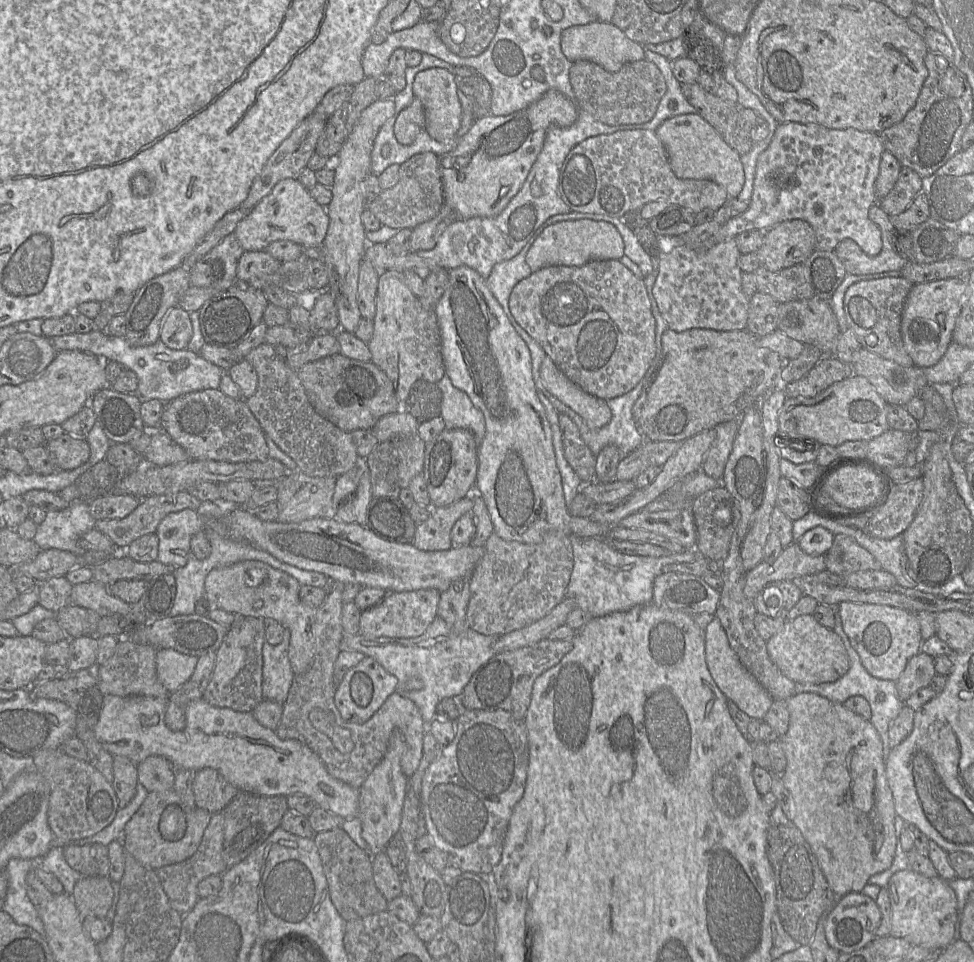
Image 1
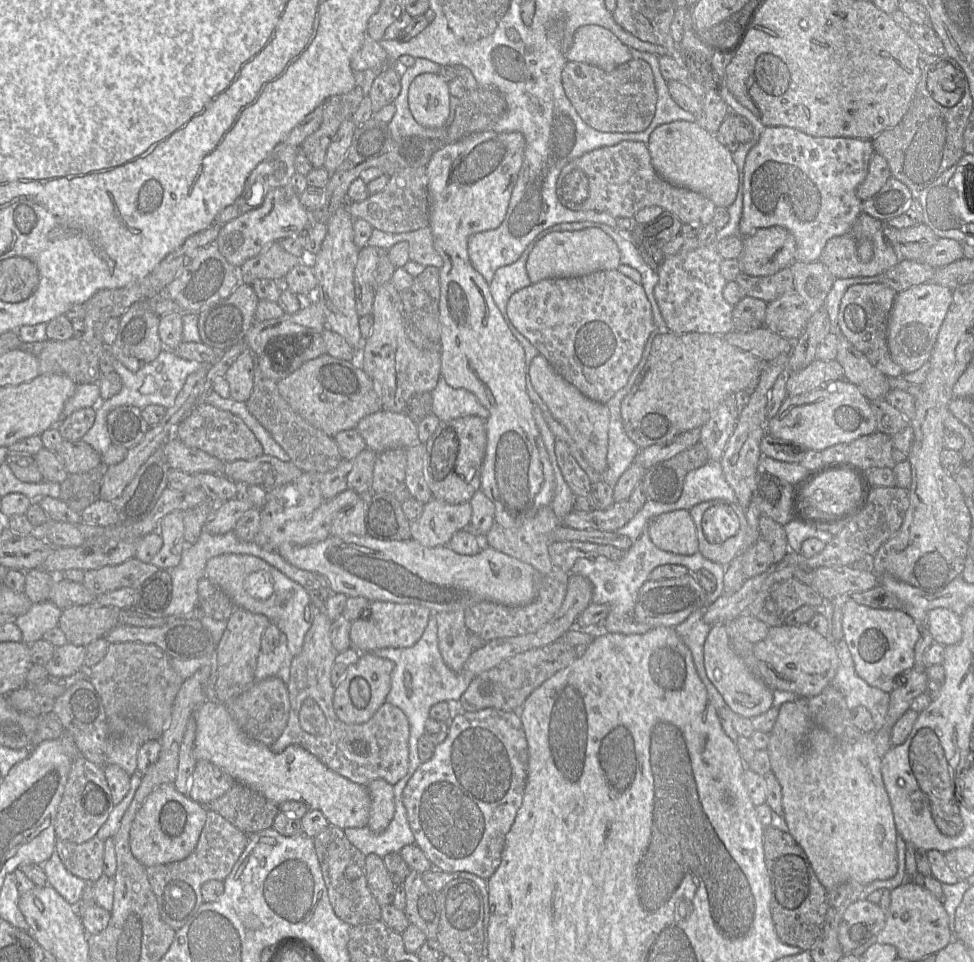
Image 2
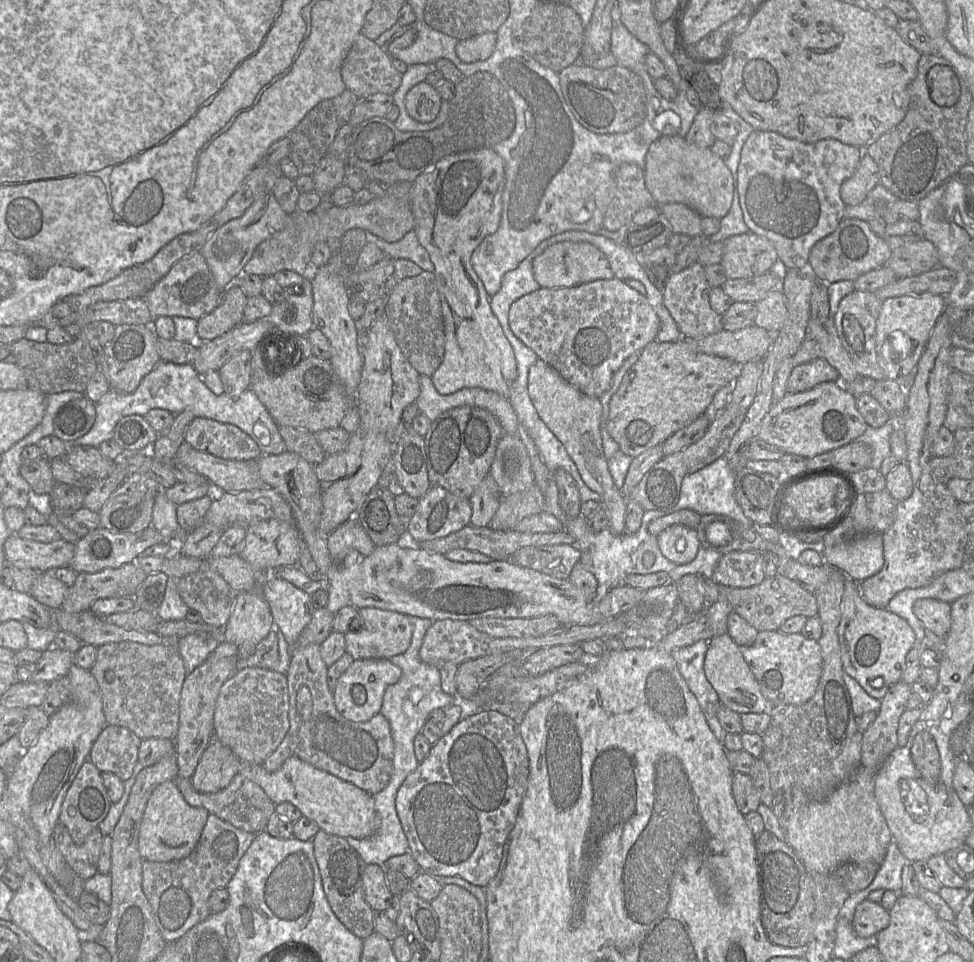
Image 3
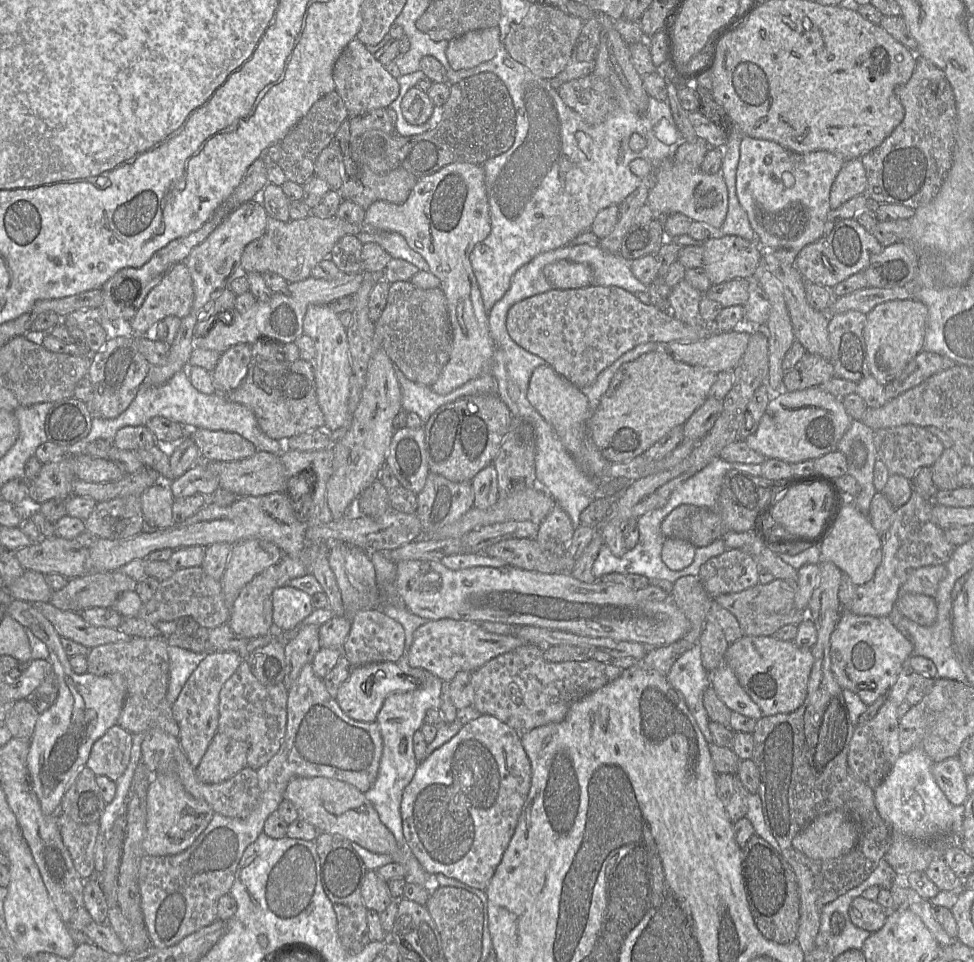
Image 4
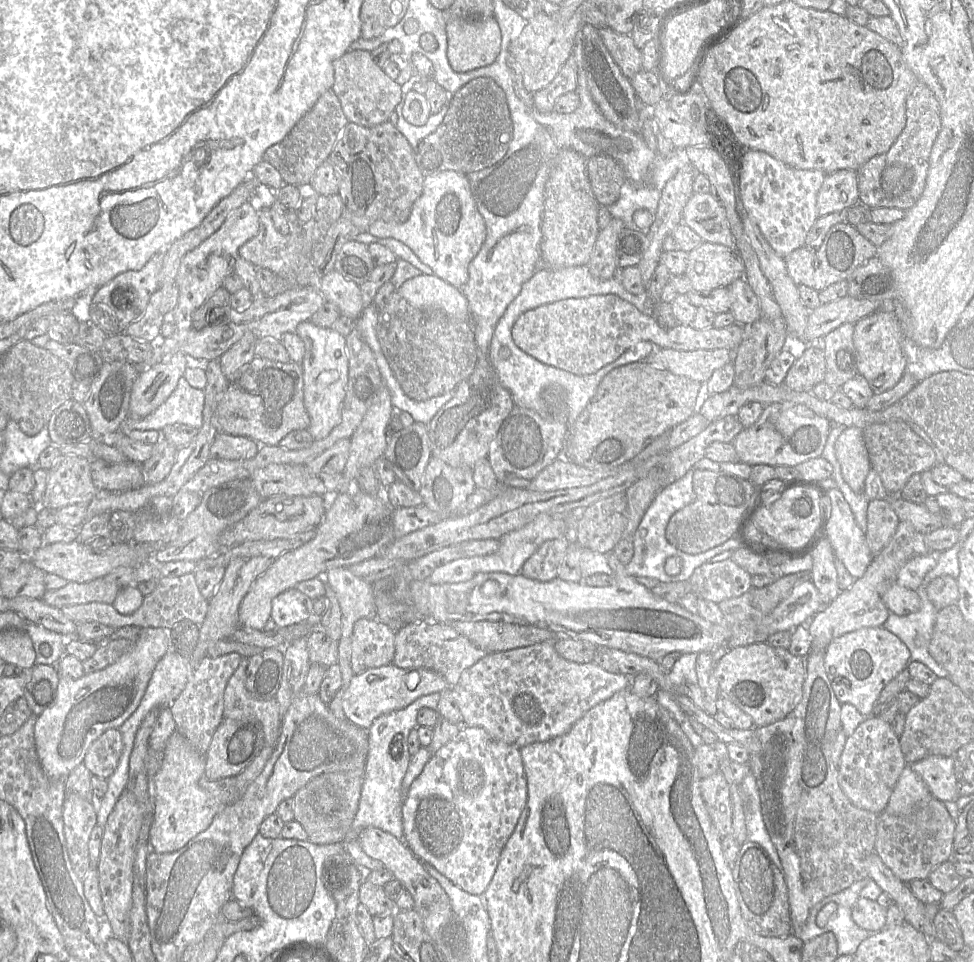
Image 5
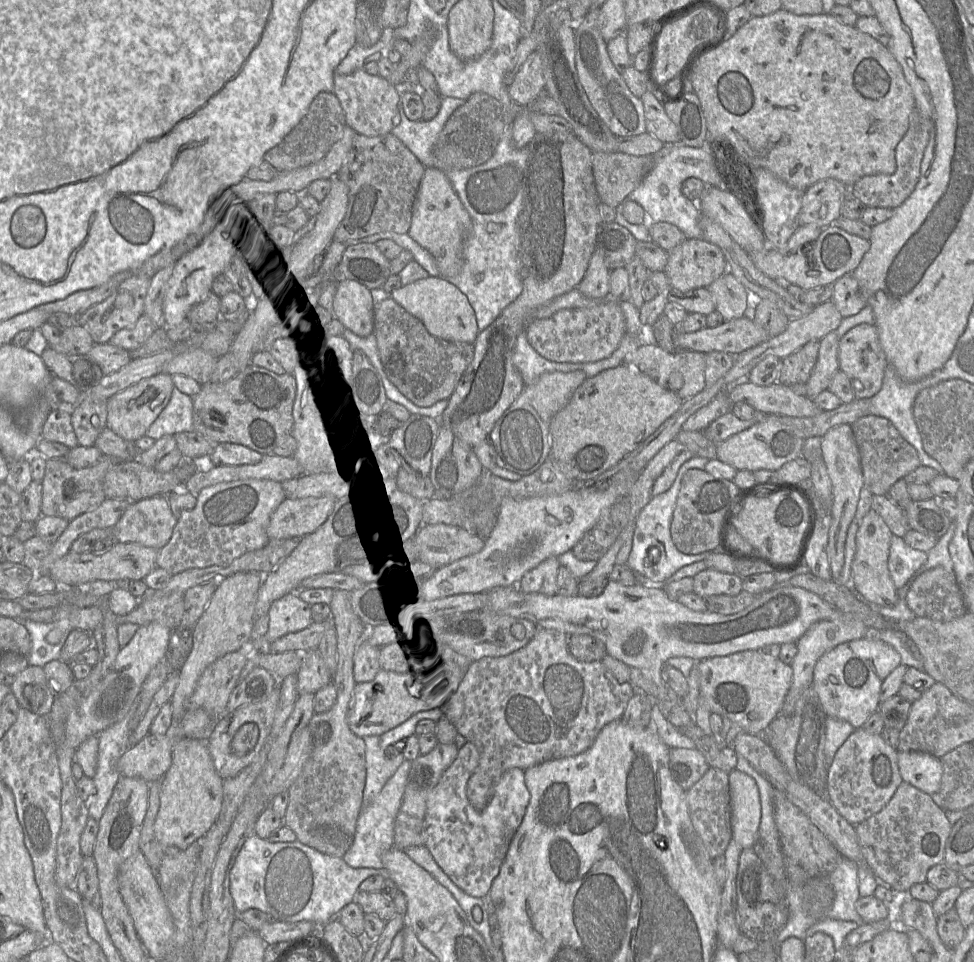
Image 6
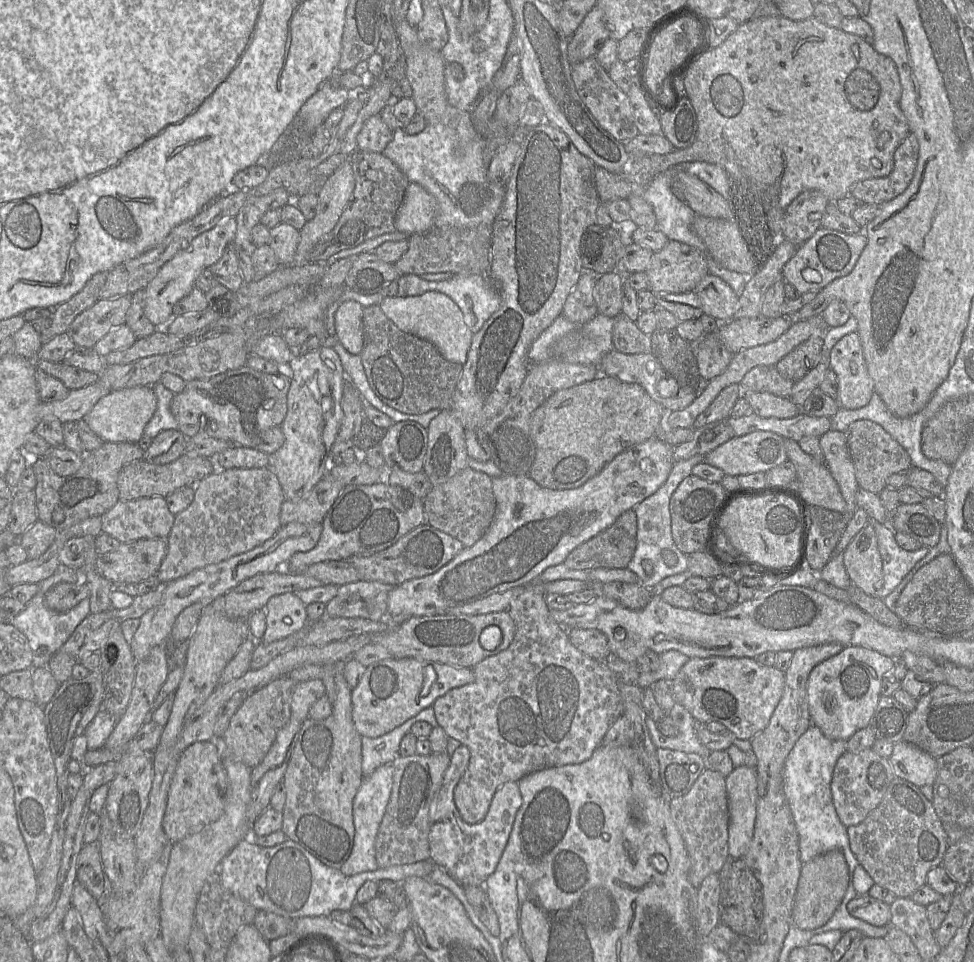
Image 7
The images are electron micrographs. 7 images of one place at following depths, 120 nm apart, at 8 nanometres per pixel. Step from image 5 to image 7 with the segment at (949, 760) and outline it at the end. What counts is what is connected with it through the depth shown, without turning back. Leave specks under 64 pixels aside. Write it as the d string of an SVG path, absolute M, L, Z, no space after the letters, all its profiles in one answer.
M901 740L894 743L888 758L894 774L921 787L932 785L937 776L936 758L909 742Z

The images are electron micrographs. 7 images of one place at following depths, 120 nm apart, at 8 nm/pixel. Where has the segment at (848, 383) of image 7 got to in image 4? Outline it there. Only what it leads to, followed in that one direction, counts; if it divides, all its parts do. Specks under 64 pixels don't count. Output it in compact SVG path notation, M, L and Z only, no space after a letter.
M915 299L895 300L881 303L874 307L866 318L864 339L866 343L868 367L871 375L883 386L897 379L909 362L923 350L924 337L928 320L928 308Z

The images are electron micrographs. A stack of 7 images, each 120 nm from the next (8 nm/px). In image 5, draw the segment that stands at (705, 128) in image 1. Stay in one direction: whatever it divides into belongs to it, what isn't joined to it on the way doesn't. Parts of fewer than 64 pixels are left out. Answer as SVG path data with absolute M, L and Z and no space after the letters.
M711 192L691 195L683 209L682 222L703 241L721 244L737 251L726 211Z

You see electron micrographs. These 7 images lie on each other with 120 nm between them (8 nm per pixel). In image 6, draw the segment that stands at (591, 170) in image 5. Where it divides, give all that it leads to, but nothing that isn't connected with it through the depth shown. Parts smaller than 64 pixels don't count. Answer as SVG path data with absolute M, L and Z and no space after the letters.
M594 152L593 176L601 202L616 209L653 167L653 155Z

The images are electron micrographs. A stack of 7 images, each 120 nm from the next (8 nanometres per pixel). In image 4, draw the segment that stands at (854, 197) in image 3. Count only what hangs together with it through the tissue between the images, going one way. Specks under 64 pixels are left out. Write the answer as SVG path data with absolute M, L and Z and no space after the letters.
M860 159L845 161L837 174L830 190L830 207L832 210L848 200L865 194L867 177Z

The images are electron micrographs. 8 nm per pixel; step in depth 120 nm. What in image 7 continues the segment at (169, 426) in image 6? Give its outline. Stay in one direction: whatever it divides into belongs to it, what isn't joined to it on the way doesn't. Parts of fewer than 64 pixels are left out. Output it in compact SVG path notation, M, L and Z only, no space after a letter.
M156 382L150 387L152 387L157 397L157 408L151 420L144 428L144 436L153 439L164 430L178 429L178 423L170 411L170 404L174 393L160 382Z

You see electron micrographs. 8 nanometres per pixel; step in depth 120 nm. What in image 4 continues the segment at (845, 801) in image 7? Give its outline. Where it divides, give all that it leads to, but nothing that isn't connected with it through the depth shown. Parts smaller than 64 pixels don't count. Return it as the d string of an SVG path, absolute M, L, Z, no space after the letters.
M888 697L873 719L858 724L849 745L848 765L857 778L875 790L892 770L902 754L899 742L899 718L896 705Z

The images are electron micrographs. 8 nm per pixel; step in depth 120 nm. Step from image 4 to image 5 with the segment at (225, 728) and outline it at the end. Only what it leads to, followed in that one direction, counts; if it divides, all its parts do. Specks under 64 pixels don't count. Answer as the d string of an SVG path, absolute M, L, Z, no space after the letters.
M242 658L227 682L224 691L224 719L257 720L264 732L264 747L275 748L282 724L279 704L274 697L258 700L247 691L245 687L247 665L247 658Z

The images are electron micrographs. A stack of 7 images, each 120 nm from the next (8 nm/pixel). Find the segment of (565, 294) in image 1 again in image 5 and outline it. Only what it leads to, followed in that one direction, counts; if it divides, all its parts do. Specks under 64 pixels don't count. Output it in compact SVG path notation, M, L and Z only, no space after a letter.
M605 294L568 298L528 310L517 319L511 334L521 350L540 362L576 375L589 375L618 359L640 341L679 351L722 348L734 351L745 332L746 327L737 323L702 330L679 323L672 328L663 328L651 313L640 311L617 295Z

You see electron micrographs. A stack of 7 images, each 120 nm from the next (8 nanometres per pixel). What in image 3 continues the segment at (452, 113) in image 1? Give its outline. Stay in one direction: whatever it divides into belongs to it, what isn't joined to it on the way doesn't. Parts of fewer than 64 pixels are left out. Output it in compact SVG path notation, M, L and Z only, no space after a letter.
M426 81L412 87L405 100L406 110L416 121L428 123L433 121L442 104L442 98L437 89Z

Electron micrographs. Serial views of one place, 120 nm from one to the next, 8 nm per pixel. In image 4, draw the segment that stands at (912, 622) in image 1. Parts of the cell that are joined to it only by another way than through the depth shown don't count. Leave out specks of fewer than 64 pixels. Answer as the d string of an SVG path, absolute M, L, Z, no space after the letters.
M842 572L838 592L842 615L830 638L831 670L842 689L853 691L869 706L880 696L888 694L890 688L896 682L899 672L907 666L908 659L913 655L913 644L892 622L889 616L862 616L843 610L843 607L853 599L856 587L849 575Z

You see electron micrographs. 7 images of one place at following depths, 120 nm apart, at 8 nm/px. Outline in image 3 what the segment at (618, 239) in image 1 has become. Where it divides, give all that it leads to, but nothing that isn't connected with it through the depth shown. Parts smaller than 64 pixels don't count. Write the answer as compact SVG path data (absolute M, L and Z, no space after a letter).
M563 241L546 248L533 261L533 275L541 287L573 287L598 279L611 279L614 273L605 254L589 242Z

